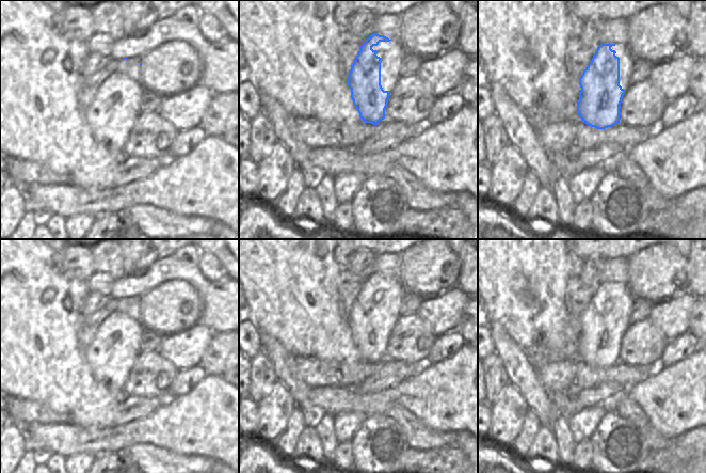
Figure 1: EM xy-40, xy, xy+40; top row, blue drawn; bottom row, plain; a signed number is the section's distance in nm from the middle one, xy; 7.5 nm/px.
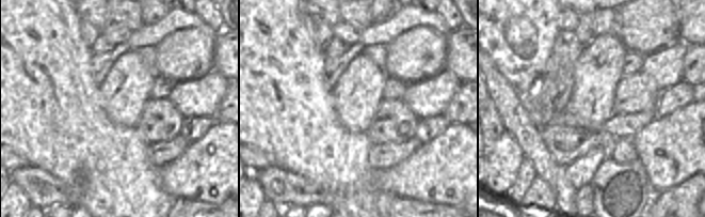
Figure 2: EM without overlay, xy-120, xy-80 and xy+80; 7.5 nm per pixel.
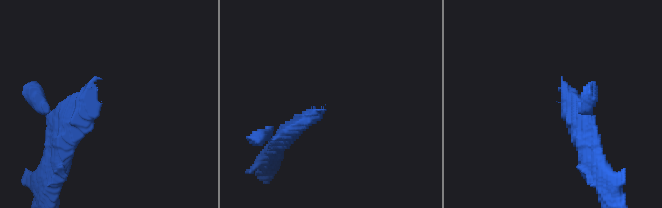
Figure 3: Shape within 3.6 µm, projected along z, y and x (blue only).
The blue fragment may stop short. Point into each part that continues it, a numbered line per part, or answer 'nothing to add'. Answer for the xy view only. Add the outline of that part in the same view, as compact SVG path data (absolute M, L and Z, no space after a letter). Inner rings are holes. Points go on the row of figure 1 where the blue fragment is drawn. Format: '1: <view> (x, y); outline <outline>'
1: xy (335, 124); outline M348 85L338 101L332 98L331 93L319 88L315 92L312 115L312 119L305 119L299 123L287 115L287 126L293 137L302 140L309 148L354 148L379 130L378 125L365 123L359 117Z

